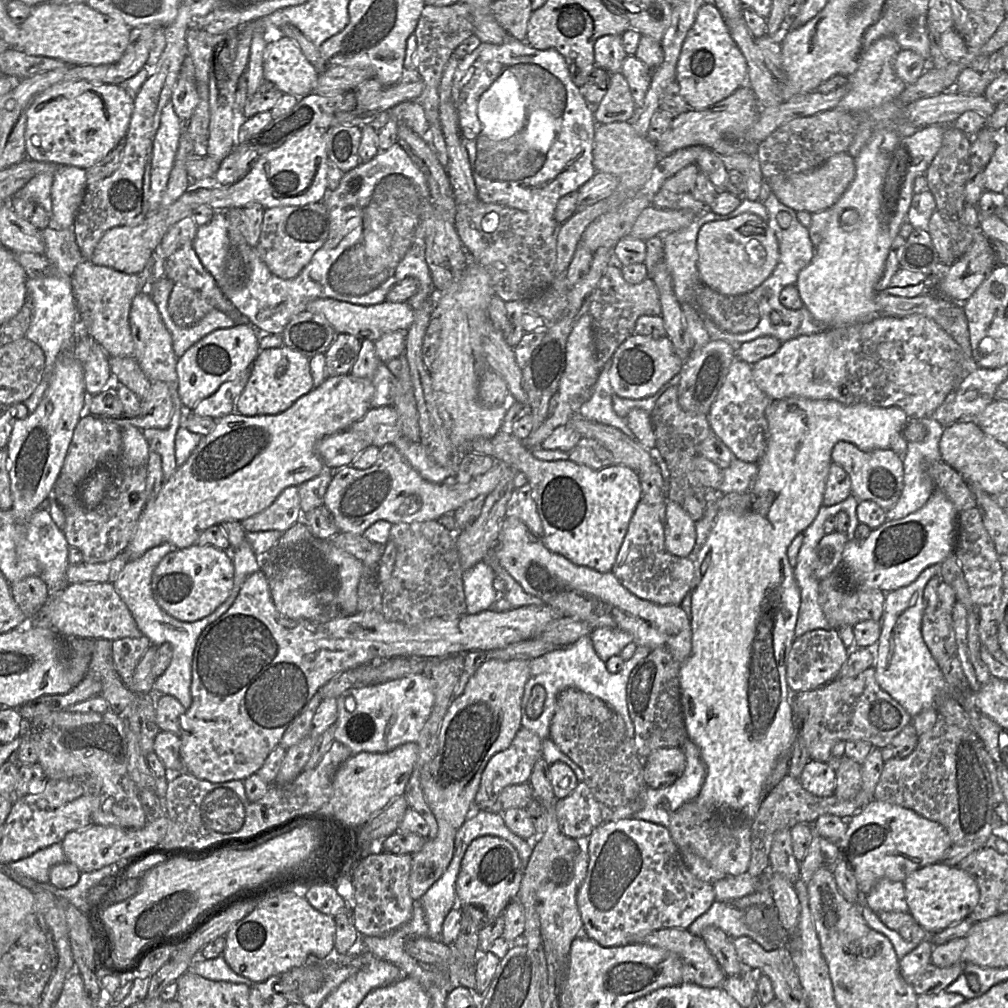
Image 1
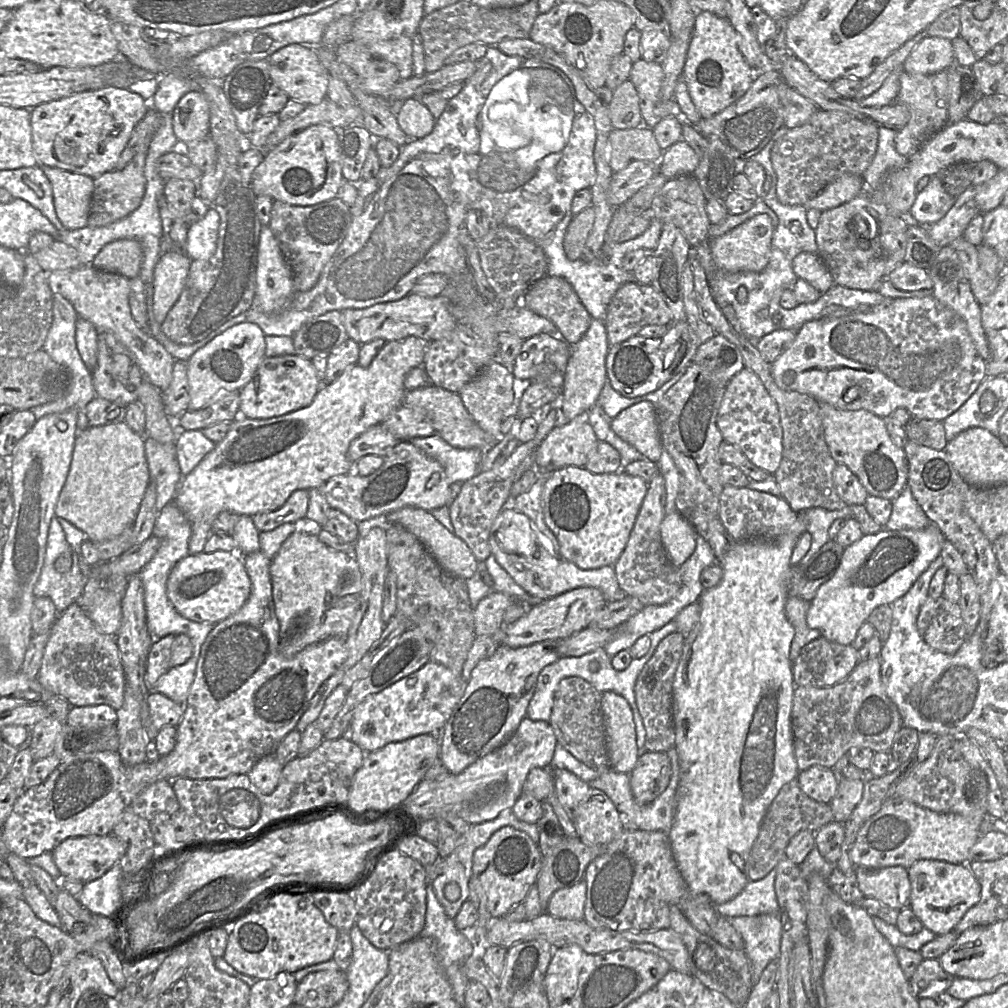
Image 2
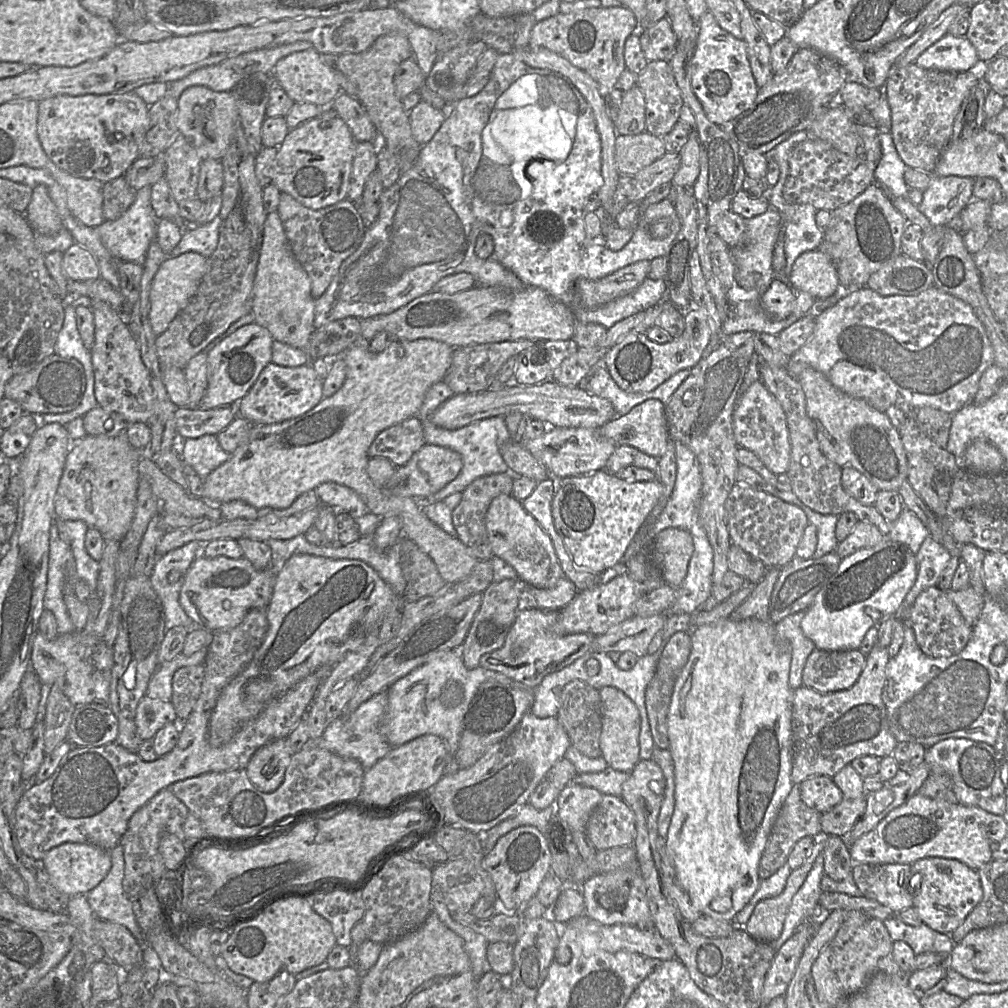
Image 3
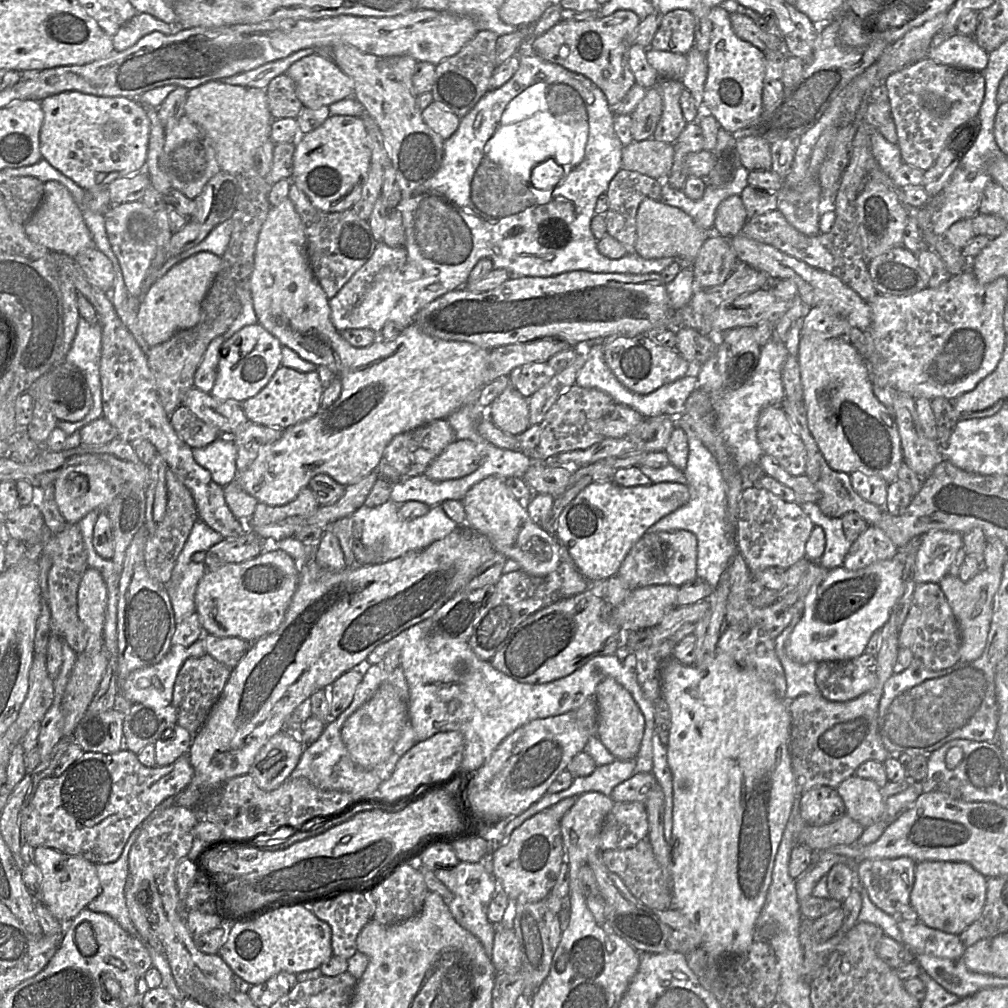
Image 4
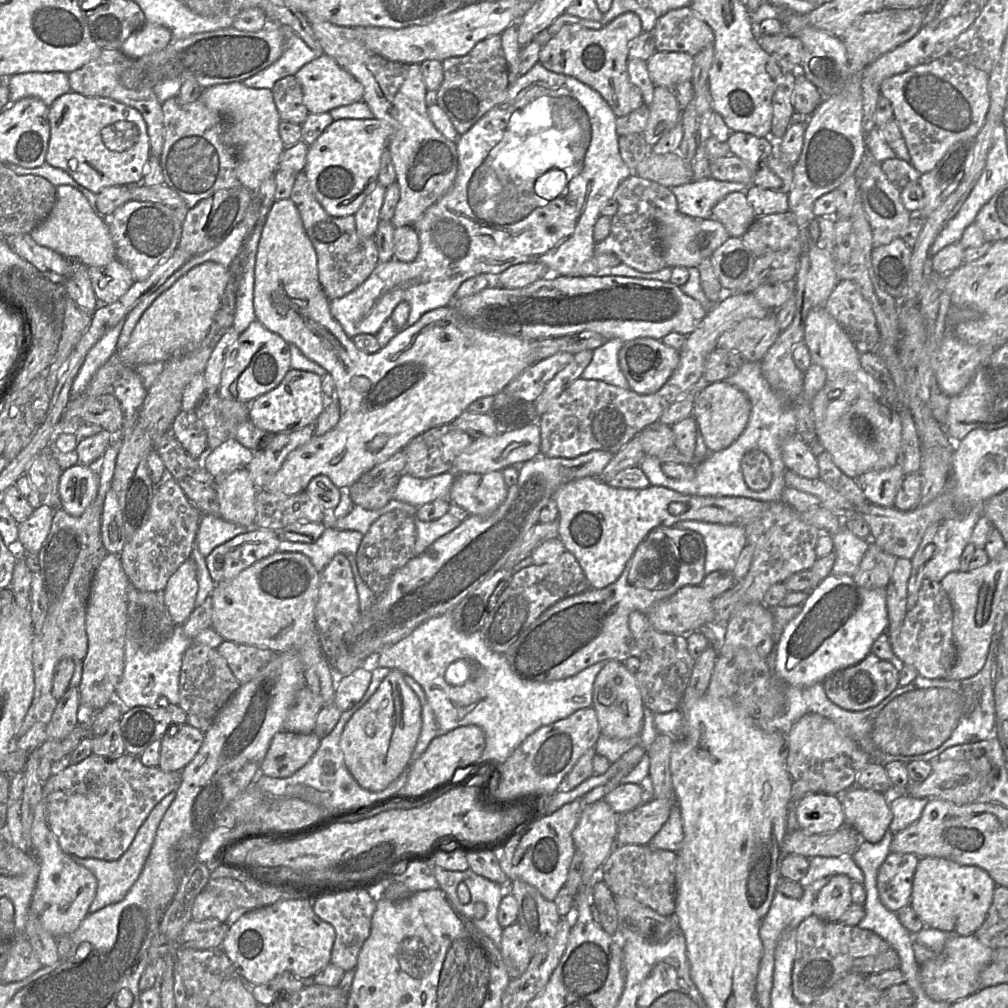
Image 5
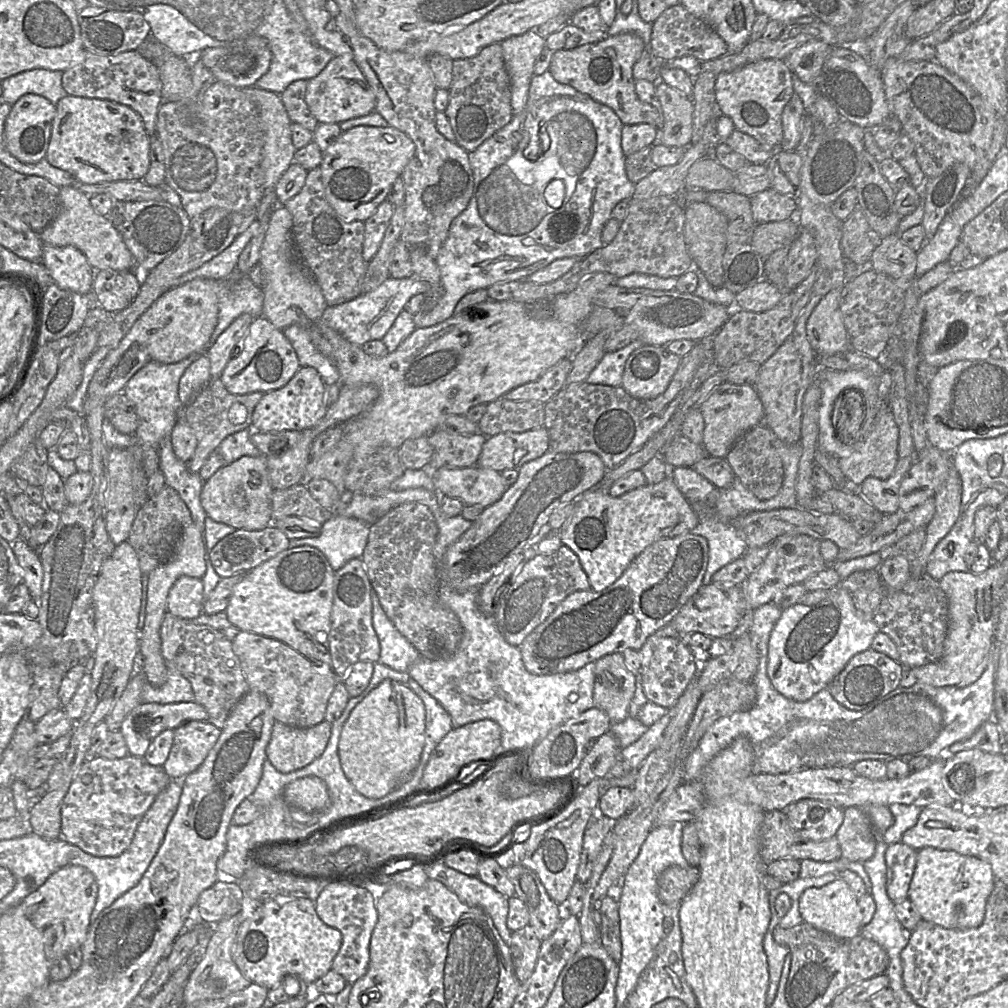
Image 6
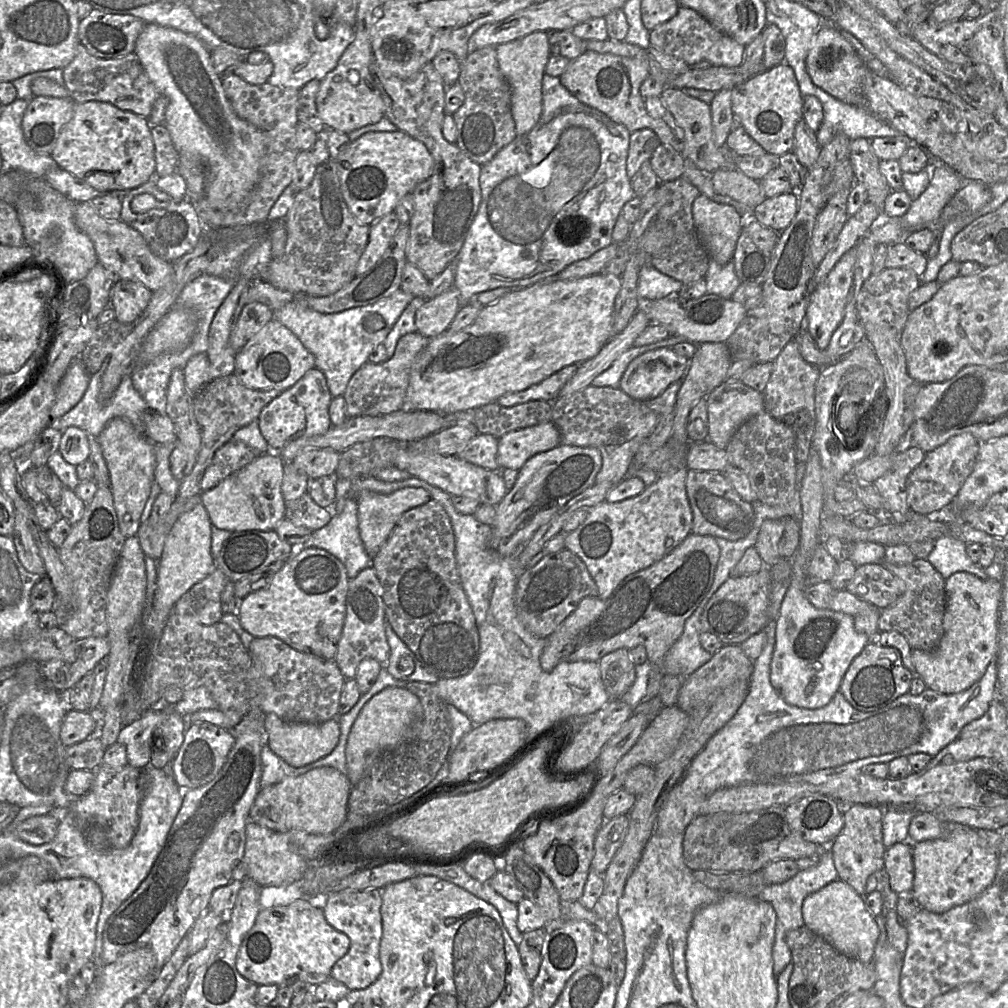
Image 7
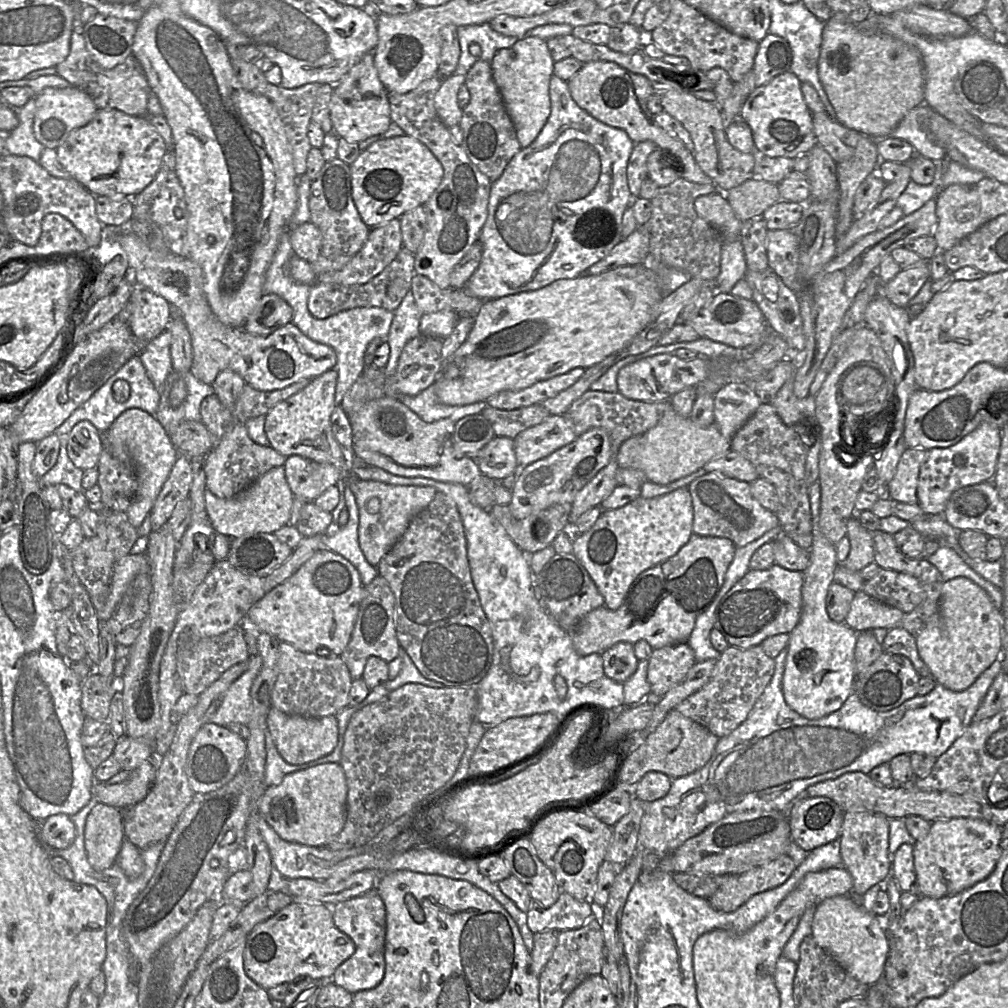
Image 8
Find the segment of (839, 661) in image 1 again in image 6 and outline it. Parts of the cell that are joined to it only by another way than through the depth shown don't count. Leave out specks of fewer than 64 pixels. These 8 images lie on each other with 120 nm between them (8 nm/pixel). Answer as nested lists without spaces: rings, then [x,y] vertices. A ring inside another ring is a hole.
[[[869,648],[853,656],[826,689],[842,706],[850,710],[861,711],[897,689],[905,670],[906,668],[900,662]]]

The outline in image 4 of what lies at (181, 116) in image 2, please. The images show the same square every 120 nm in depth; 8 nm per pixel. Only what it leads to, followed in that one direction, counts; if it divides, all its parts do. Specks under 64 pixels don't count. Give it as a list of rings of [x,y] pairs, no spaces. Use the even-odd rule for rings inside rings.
[[[210,81],[188,90],[185,115],[206,132],[221,170],[233,176],[255,167],[255,154],[270,139],[274,120],[265,90],[221,81]]]

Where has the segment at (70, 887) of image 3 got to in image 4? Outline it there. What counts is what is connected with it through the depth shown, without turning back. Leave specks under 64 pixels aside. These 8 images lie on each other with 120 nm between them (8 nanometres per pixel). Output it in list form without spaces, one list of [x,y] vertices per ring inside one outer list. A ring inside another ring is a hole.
[[[39,846],[35,848],[35,864],[42,875],[40,901],[61,923],[70,922],[99,894],[100,880],[96,864],[85,858]]]

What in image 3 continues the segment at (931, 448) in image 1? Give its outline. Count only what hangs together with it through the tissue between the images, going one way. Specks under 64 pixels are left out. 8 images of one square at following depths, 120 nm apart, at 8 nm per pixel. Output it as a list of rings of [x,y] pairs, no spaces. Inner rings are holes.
[[[904,507],[898,518],[891,523],[887,537],[905,544],[914,554],[917,554],[921,544],[929,535],[929,530],[915,513]]]

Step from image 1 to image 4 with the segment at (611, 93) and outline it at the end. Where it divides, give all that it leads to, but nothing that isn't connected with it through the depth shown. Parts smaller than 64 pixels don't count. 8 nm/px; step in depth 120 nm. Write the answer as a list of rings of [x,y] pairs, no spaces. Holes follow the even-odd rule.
[[[649,88],[645,91],[644,98],[639,102],[631,116],[631,134],[633,140],[642,141],[653,137],[657,124],[663,110],[662,97],[656,88]]]

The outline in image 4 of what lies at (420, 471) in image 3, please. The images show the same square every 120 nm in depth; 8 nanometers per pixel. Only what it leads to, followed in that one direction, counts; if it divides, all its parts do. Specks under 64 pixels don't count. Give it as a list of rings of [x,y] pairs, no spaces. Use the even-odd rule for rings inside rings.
[[[455,440],[427,467],[424,475],[443,481],[462,478],[476,471],[481,462],[477,446],[470,440]]]

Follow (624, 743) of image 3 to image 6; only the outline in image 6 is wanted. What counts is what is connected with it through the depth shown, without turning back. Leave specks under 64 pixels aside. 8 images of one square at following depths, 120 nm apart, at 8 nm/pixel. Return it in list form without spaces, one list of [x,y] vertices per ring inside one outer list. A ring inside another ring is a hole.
[[[622,653],[608,654],[595,662],[594,707],[603,710],[612,724],[628,716],[636,676],[626,667]]]

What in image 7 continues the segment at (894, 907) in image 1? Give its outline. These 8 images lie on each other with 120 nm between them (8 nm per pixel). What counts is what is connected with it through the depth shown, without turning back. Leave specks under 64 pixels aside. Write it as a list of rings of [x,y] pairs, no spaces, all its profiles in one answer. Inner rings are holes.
[[[901,842],[887,848],[884,857],[884,870],[893,892],[902,895],[911,891],[914,881],[912,844]]]

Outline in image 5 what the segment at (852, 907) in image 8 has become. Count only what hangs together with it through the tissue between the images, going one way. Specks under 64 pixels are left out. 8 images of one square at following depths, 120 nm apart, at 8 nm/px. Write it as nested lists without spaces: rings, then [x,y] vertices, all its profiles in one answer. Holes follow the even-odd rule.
[[[844,874],[831,876],[830,881],[822,887],[815,899],[813,914],[828,922],[838,922],[853,903],[851,900],[852,882]]]

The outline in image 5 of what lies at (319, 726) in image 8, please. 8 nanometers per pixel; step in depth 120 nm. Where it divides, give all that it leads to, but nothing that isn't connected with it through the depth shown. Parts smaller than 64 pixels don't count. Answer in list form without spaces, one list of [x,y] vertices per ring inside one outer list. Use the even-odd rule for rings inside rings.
[[[280,730],[270,742],[259,774],[273,778],[292,776],[310,760],[320,741],[314,732],[300,734]]]

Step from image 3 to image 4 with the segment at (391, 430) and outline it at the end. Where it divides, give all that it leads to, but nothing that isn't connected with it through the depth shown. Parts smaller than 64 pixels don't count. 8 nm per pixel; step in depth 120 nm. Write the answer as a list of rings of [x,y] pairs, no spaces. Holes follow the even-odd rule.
[[[446,419],[434,420],[396,435],[386,446],[383,460],[402,477],[424,475],[430,463],[455,440]]]

